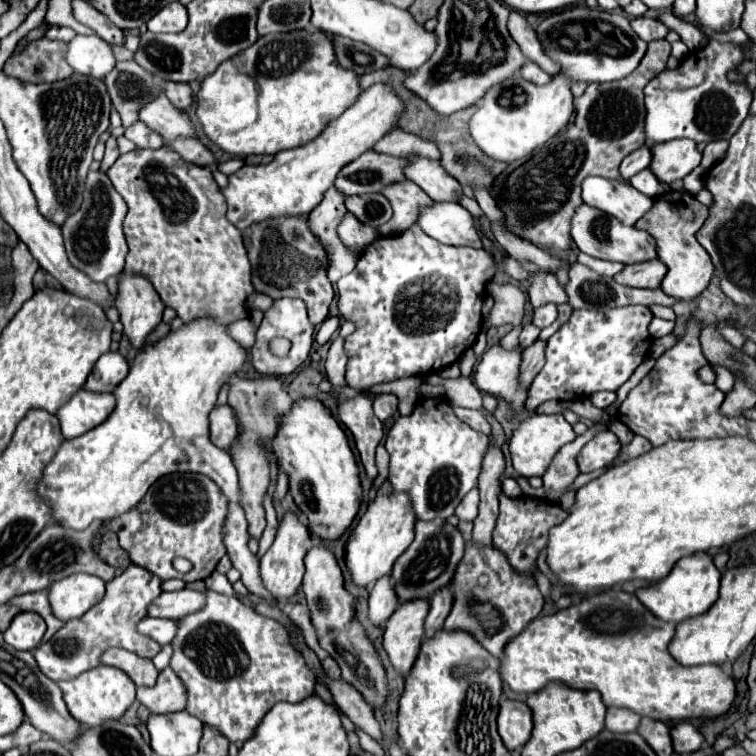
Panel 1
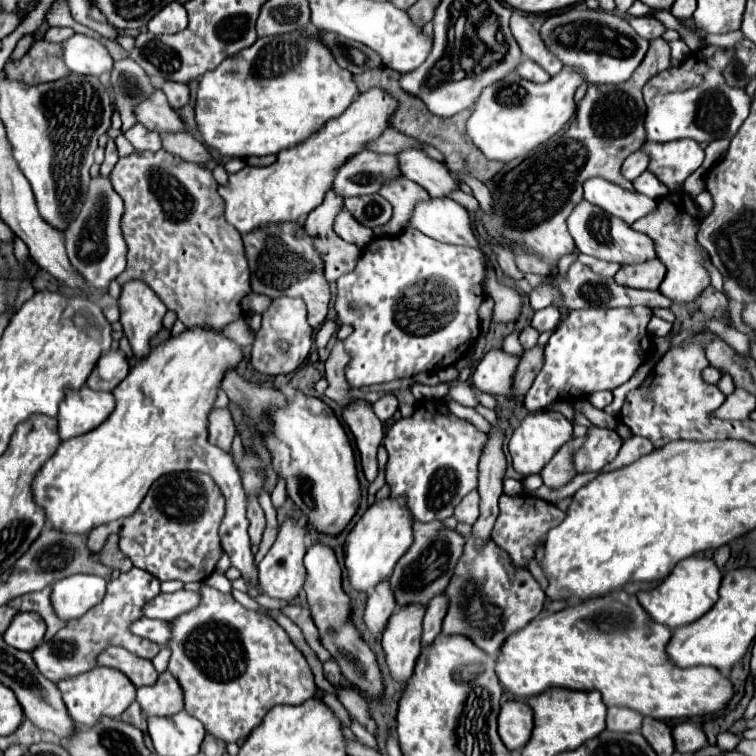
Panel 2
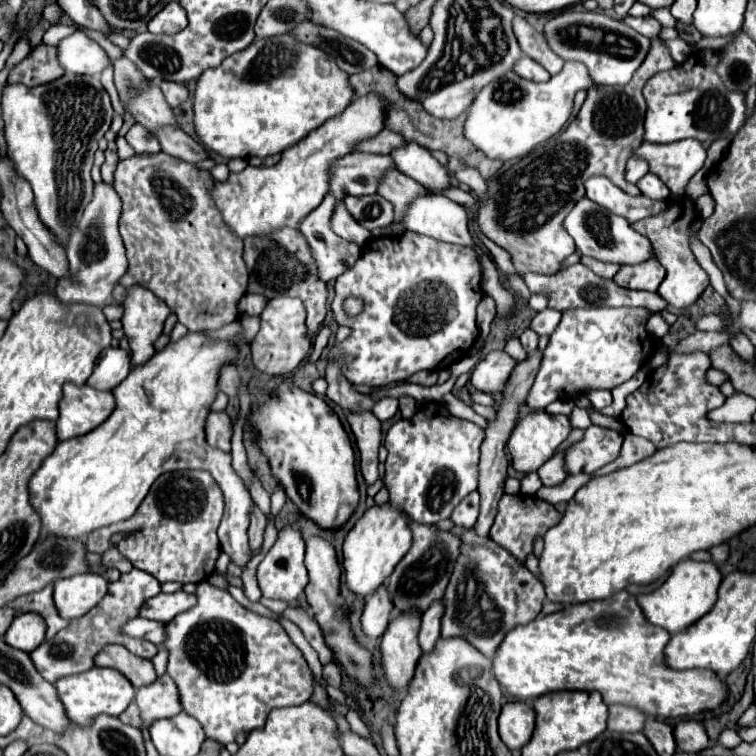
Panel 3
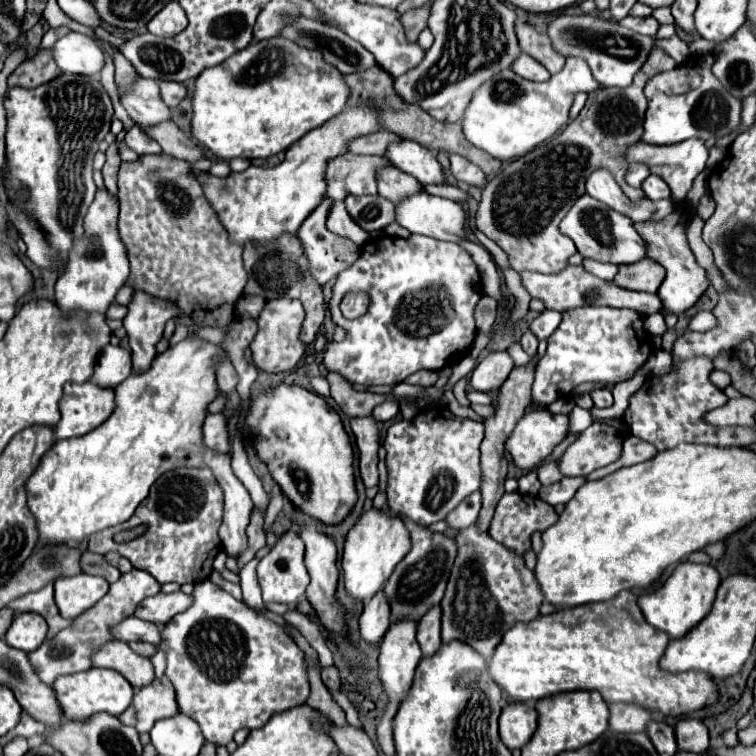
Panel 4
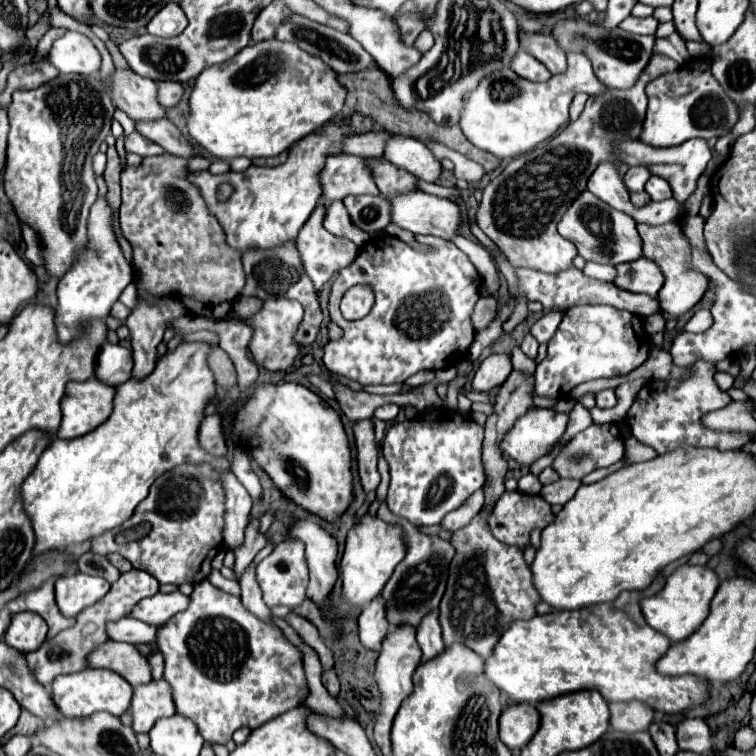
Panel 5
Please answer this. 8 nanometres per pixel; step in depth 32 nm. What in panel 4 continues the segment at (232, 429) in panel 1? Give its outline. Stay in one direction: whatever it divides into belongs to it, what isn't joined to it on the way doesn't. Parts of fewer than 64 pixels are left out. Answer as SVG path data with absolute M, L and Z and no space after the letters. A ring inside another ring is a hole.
M208 414L204 422L204 444L216 452L230 452L228 418L224 414Z

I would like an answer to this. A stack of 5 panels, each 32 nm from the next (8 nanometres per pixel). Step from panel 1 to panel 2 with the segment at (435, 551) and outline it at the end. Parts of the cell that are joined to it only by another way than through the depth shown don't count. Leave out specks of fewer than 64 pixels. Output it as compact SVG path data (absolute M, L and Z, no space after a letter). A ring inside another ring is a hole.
M440 520L428 522L428 524L416 522L414 524L414 542L408 548L408 552L396 562L394 574L390 576L392 592L396 596L398 606L428 604L434 596L444 592L452 578L454 566L458 558L462 556L462 550L464 550L464 538L456 530L442 526Z

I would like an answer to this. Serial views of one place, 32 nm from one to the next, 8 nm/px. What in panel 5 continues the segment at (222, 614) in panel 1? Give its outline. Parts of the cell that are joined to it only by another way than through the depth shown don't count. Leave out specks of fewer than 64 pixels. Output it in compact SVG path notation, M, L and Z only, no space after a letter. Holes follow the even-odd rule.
M202 580L200 584L194 586L194 592L192 592L192 604L188 606L188 610L176 614L172 620L168 620L168 624L164 624L160 630L158 630L158 650L164 654L164 660L166 660L166 670L164 670L164 678L170 682L172 686L172 692L174 692L174 702L176 702L176 714L180 716L186 716L190 720L196 722L200 734L204 736L204 740L208 744L226 744L228 740L232 740L232 734L242 728L242 726L248 726L248 728L258 728L262 724L266 724L268 720L272 720L272 716L280 716L292 708L296 708L298 704L302 704L302 700L306 698L308 694L308 682L306 682L306 676L304 676L304 666L302 666L302 652L286 640L286 636L282 634L282 630L274 624L274 622L264 622L260 618L256 618L252 612L248 612L240 598L232 596L232 594L226 594L222 592L220 588L212 586L208 580Z

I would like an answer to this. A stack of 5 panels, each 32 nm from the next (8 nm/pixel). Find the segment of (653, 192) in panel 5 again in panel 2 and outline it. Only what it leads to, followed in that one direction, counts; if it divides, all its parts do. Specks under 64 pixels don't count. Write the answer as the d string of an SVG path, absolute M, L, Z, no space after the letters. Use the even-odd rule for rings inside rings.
M648 170L642 172L632 184L634 184L634 188L638 192L642 192L642 194L654 198L654 200L658 200L658 198L662 198L662 196L668 194L668 188L656 176L652 176L652 172L648 172Z

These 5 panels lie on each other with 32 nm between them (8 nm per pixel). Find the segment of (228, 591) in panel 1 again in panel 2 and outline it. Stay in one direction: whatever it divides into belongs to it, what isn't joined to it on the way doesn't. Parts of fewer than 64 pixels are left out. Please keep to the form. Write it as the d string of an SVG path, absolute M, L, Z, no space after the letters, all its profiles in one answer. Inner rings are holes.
M214 571L206 580L205 583L223 593L231 593L231 582L227 579L225 574Z

